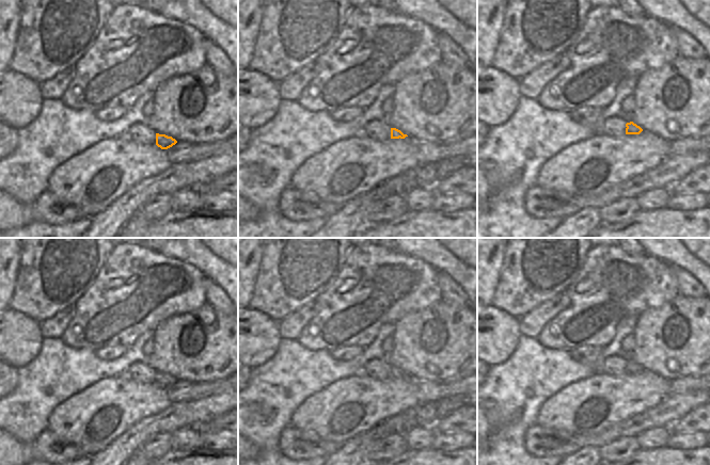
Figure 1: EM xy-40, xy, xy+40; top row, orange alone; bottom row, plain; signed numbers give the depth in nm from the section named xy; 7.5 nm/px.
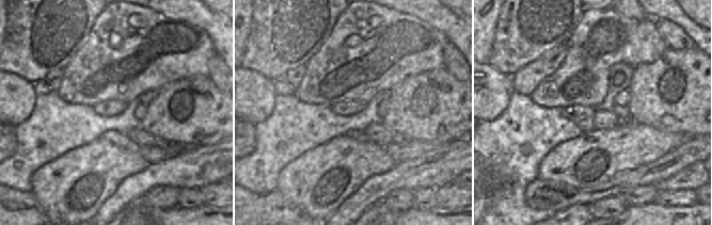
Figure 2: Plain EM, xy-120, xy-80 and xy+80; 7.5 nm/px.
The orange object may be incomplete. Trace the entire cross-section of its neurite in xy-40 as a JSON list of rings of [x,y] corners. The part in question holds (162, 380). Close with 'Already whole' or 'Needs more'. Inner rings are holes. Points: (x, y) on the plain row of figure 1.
[[[156,372],[156,384],[161,388],[168,388],[175,384],[177,380],[172,375],[168,375],[165,373]]]. Already whole.

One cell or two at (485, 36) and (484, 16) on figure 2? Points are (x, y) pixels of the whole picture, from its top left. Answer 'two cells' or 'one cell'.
one cell

